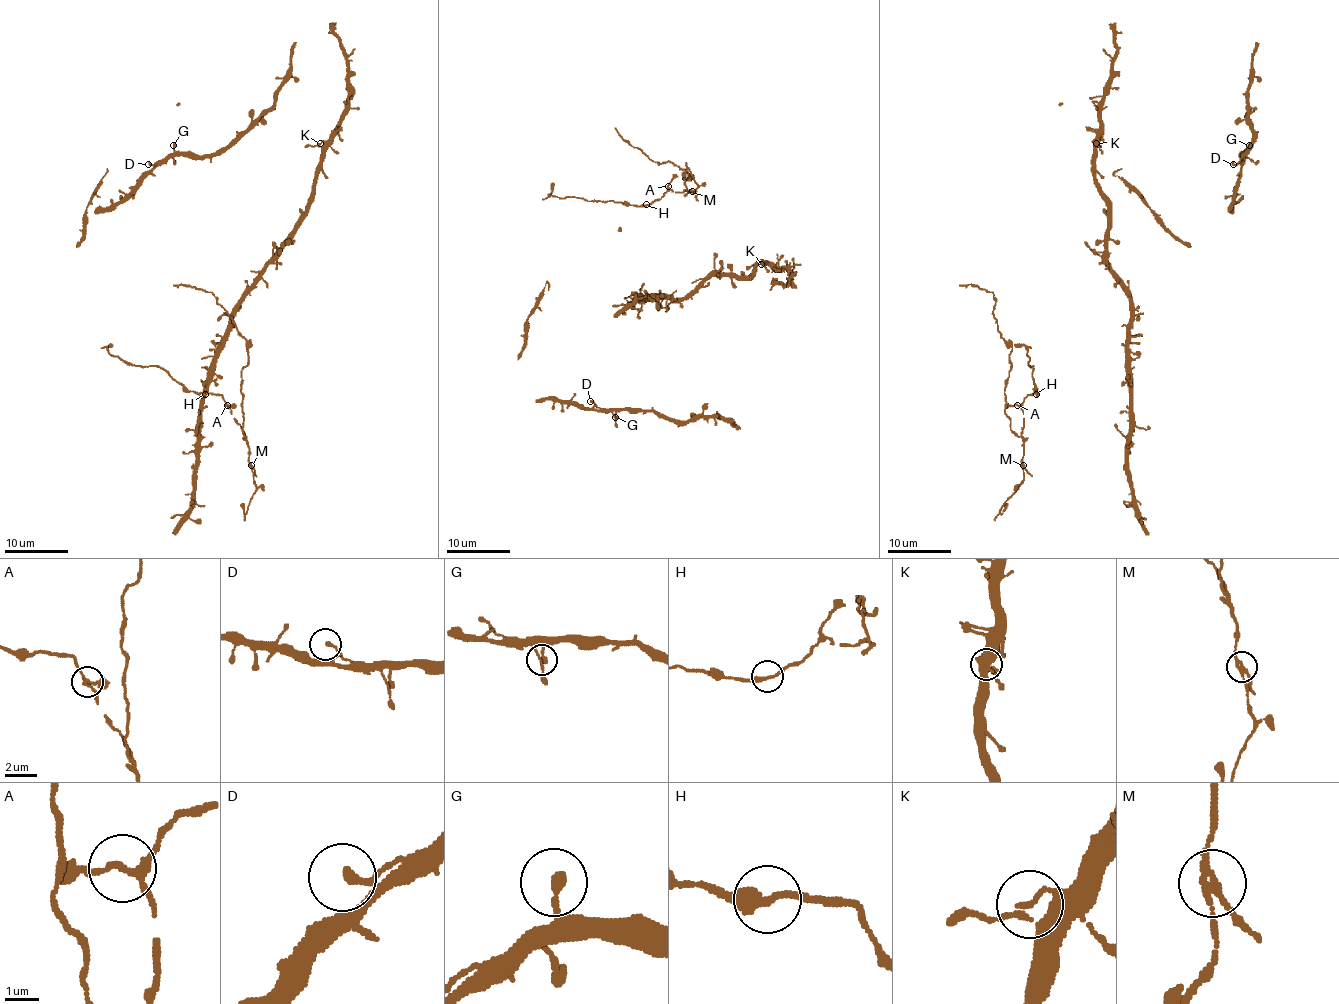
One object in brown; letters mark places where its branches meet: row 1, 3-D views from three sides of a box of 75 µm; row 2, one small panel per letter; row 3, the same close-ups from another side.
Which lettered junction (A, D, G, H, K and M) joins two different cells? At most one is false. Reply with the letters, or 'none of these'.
M

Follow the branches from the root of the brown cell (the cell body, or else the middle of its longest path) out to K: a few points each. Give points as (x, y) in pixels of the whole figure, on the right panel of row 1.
K: (1107, 230), (1107, 199), (1096, 178), (1096, 143)

